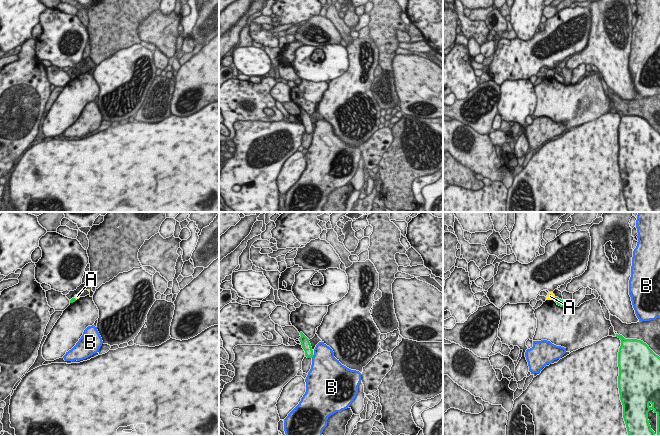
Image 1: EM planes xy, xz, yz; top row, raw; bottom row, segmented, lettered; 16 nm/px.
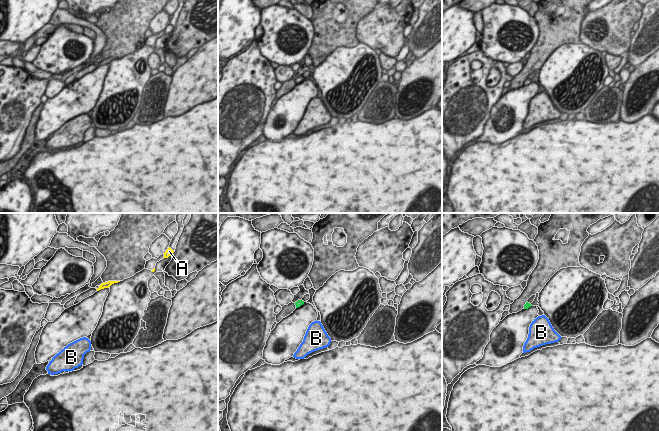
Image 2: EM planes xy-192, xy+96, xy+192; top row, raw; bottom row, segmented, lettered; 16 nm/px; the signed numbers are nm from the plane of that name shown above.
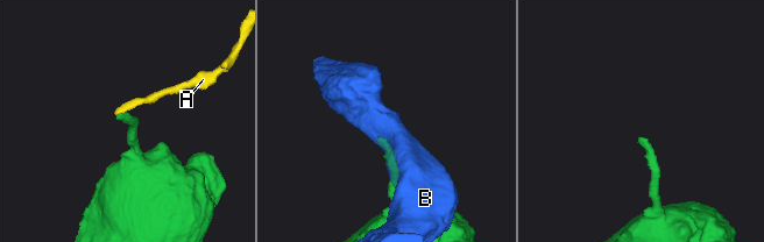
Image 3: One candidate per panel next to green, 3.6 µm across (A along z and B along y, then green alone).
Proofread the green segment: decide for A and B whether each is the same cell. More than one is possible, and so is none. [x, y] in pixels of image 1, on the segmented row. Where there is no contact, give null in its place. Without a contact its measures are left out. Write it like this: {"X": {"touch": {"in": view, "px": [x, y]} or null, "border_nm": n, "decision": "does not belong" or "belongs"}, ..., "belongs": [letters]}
{"A": {"touch": {"in": "yz", "px": [555, 298]}, "border_nm": 60, "decision": "does not belong"}, "B": {"touch": {"in": "xz", "px": [312, 356]}, "border_nm": 60, "decision": "does not belong"}, "belongs": []}

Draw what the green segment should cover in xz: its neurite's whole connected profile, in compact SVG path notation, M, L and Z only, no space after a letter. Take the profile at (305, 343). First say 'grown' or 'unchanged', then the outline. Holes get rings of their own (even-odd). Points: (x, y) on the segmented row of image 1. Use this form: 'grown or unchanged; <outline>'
unchanged; M300 332L301 337L299 338L302 348L305 351L305 356L307 358L312 358L313 357L313 350L311 347L311 344L309 342L309 339L302 333Z

